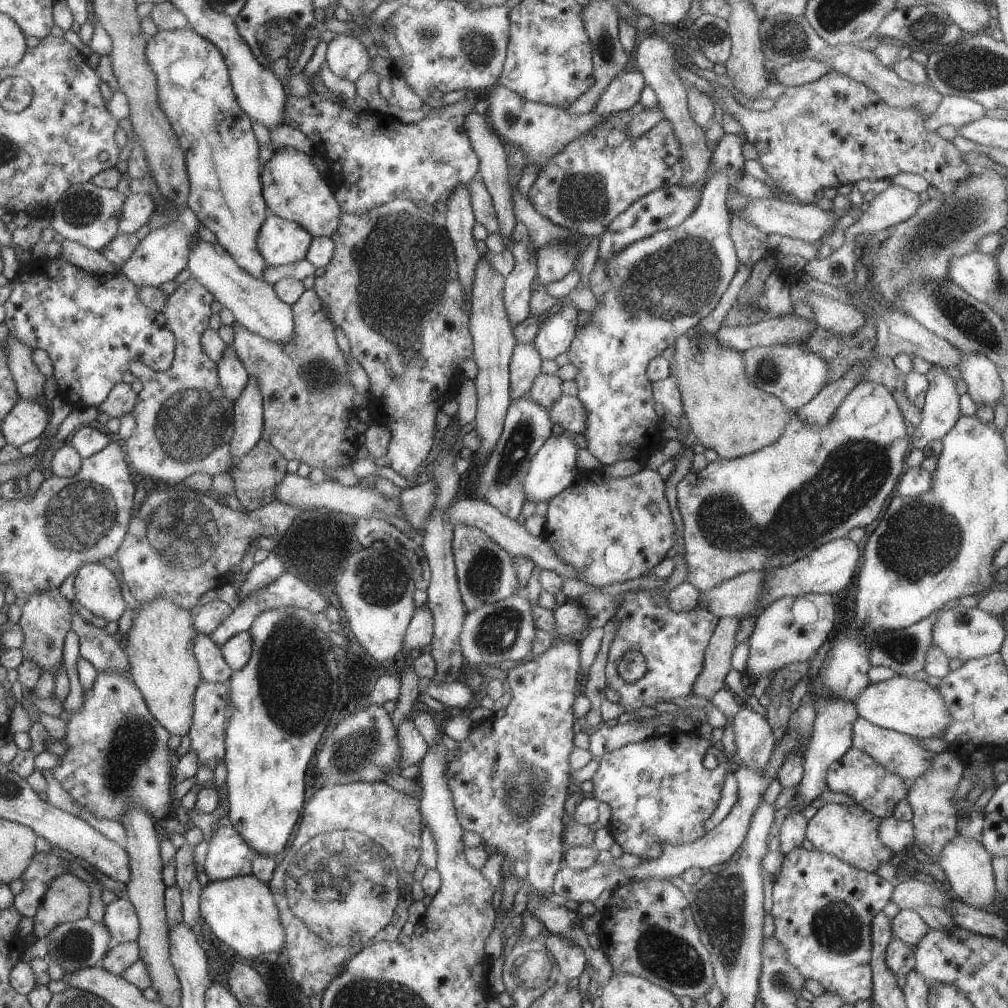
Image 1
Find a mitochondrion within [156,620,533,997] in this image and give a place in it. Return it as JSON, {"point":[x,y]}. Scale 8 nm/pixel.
{"point":[345,873]}

